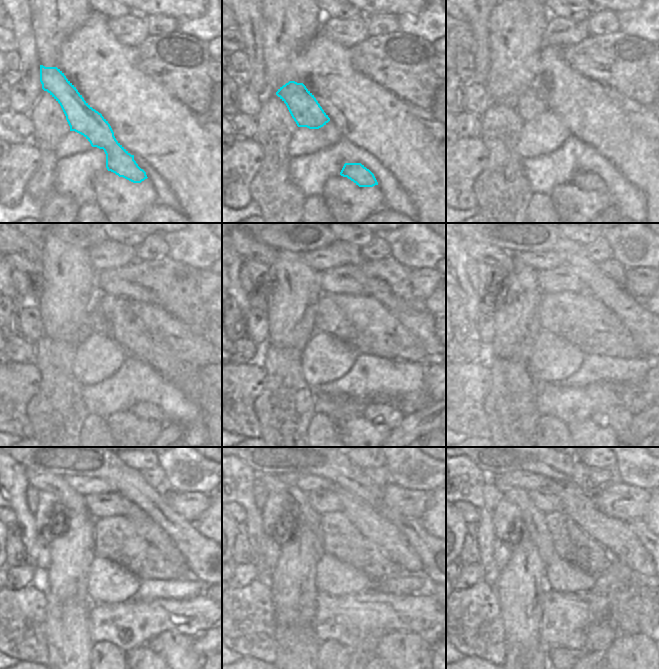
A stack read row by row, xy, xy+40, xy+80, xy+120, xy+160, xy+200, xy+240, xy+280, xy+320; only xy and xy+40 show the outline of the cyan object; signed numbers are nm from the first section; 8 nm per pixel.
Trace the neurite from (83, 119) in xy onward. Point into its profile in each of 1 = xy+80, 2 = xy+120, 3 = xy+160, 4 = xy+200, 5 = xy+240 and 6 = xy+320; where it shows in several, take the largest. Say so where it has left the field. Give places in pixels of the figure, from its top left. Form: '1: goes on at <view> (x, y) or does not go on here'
1: goes on at xy+80 (530, 104)
2: goes on at xy+120 (143, 410)
3: goes on at xy+160 (390, 415)
4: goes on at xy+200 (619, 419)
5: goes on at xy+240 (175, 648)
6: goes on at xy+320 (637, 650)

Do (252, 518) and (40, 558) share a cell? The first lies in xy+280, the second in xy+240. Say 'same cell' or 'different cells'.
different cells

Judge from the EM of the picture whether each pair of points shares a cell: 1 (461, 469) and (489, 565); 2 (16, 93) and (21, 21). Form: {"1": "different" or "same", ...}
{"1": "same", "2": "different"}

